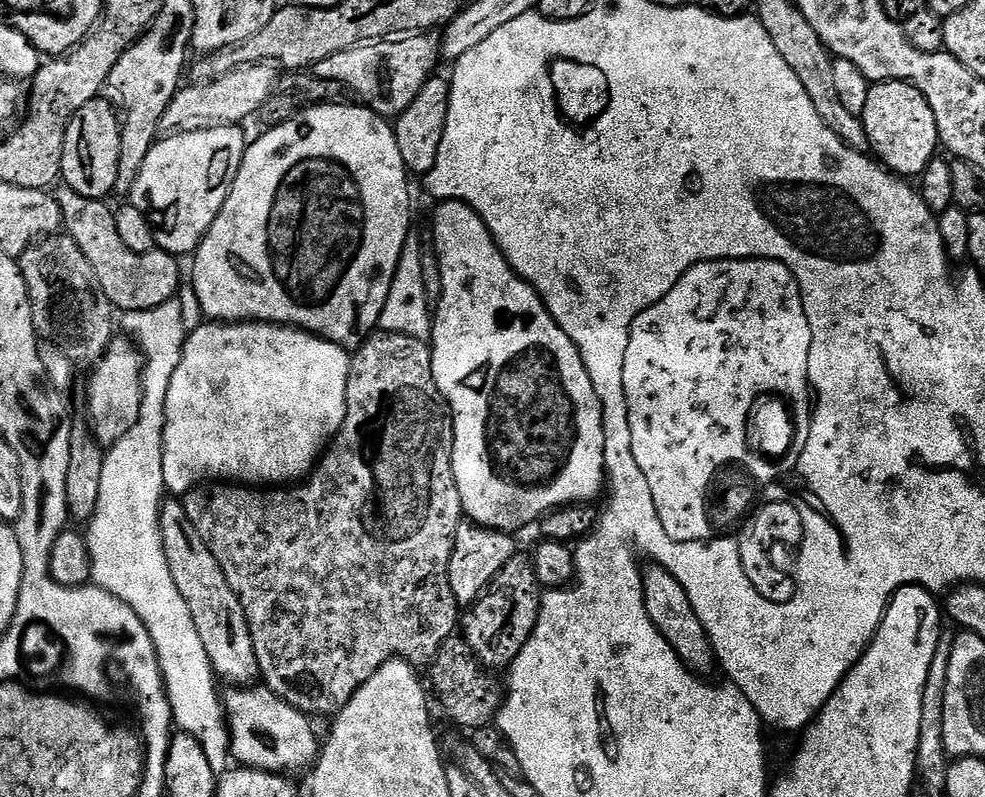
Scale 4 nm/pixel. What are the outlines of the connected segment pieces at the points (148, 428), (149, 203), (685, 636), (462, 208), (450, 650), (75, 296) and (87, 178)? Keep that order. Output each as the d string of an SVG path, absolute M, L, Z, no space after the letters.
M179 299L162 302L162 306L154 306L150 310L130 312L123 317L122 328L131 339L137 341L140 351L144 353L144 397L142 410L138 414L138 422L130 426L130 434L117 444L107 449L102 466L102 487L98 494L98 506L92 519L87 521L86 539L92 555L91 583L103 592L109 592L114 598L126 602L138 618L146 626L150 638L156 647L160 669L164 675L164 688L168 691L168 701L172 706L172 719L175 727L181 732L189 732L206 750L206 758L210 766L218 774L229 771L230 733L228 721L222 703L221 693L216 693L218 677L212 670L212 663L206 654L206 646L202 646L202 638L198 638L198 630L194 630L194 618L190 618L190 610L186 606L182 594L178 594L178 586L174 586L174 578L170 575L170 565L166 563L166 554L162 550L162 534L160 533L160 506L166 496L164 479L162 478L162 450L164 449L164 403L170 390L170 378L174 370L178 370L178 362L182 358L186 333L182 326L182 310Z
M220 124L217 128L199 128L193 132L173 132L157 139L150 154L146 154L146 162L142 162L142 170L132 187L130 202L138 206L138 210L142 210L142 214L146 214L146 218L152 223L159 251L168 252L177 258L184 258L187 252L188 255L195 253L200 247L214 218L218 218L240 169L246 147L244 130L240 126Z
M653 563L651 567L645 567L642 572L644 605L646 614L650 614L650 622L654 622L658 634L662 634L666 642L670 642L670 646L687 668L697 674L717 671L716 650L712 647L712 640L706 634L698 614L694 614L694 606L686 590L682 590L682 582L678 582L678 578L674 578L674 574L667 572L661 564Z
M441 200L435 206L437 208L432 216L430 234L436 240L435 249L440 259L442 298L434 308L430 347L434 382L444 395L444 401L448 403L454 422L454 478L464 507L464 516L471 523L512 534L517 531L515 528L524 528L527 524L535 525L540 517L556 508L592 502L600 491L605 491L604 408L600 405L600 393L590 378L588 367L582 362L582 354L576 349L566 330L562 330L562 326L554 322L550 310L542 302L540 293L508 265L508 260L500 253L500 247L496 245L496 239L492 237L492 231L486 227L483 218L469 204L464 204L460 200Z
M454 634L438 650L436 659L430 665L432 671L432 684L436 687L436 692L440 695L440 704L448 711L448 716L456 724L461 724L464 728L484 728L488 723L495 721L500 715L500 707L504 705L505 689L495 680L493 673L485 668L477 660L470 650L470 646L464 640L463 635Z
M57 234L33 243L18 257L20 273L28 287L28 297L32 303L32 316L36 319L36 330L41 337L63 347L73 361L81 365L95 365L103 360L104 352L112 345L118 332L118 324L112 321L114 309L110 298L106 298L106 290L98 282L98 274L94 274L94 266L86 262L86 254L78 250L78 242L74 242L67 234Z
M105 98L86 102L70 122L66 130L66 142L62 150L63 183L86 198L104 200L113 195L118 178L118 158L122 154L121 117L117 109Z

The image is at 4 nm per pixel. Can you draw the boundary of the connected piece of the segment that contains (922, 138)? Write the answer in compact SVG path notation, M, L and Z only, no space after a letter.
M901 80L872 84L862 119L875 159L901 178L919 177L937 155L940 135L934 110L930 110L930 102L913 84Z

